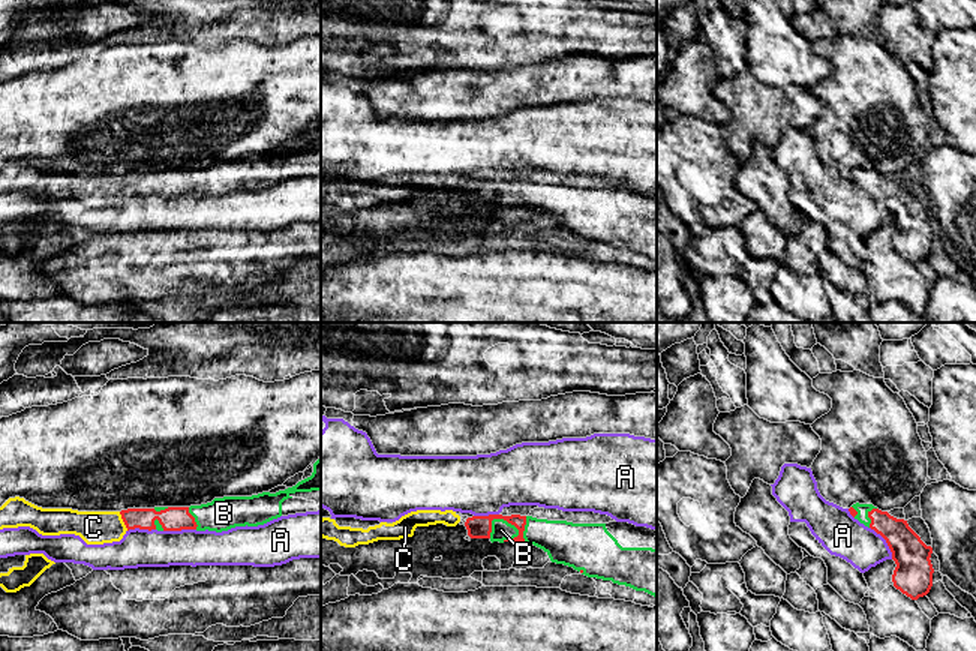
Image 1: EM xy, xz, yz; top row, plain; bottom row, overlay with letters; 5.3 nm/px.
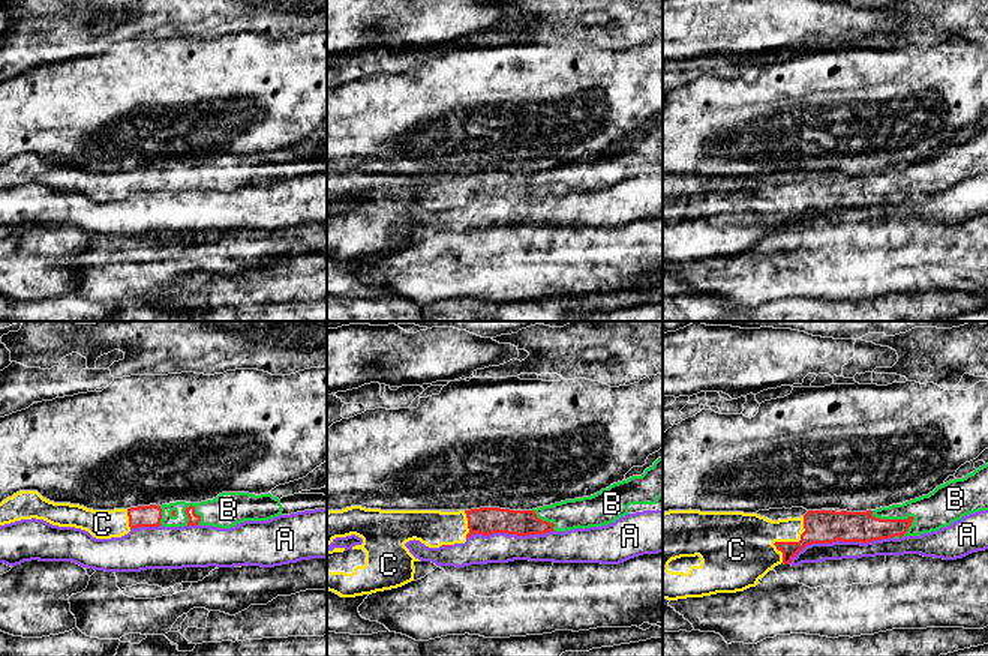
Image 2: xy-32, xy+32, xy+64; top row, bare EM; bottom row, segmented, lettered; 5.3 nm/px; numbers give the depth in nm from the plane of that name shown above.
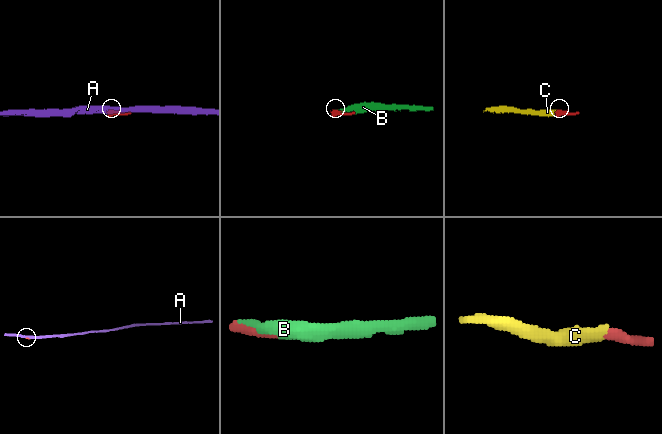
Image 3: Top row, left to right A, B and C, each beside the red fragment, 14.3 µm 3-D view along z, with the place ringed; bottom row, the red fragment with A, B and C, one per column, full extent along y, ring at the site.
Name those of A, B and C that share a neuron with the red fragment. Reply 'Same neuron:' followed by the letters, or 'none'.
Same neuron: B, C

